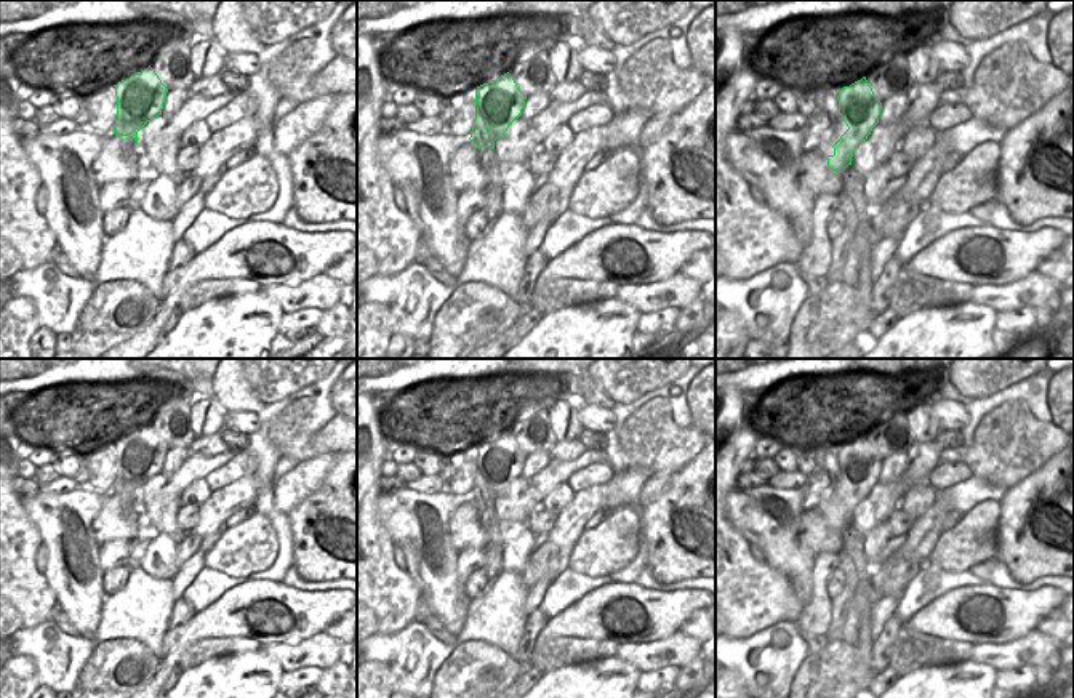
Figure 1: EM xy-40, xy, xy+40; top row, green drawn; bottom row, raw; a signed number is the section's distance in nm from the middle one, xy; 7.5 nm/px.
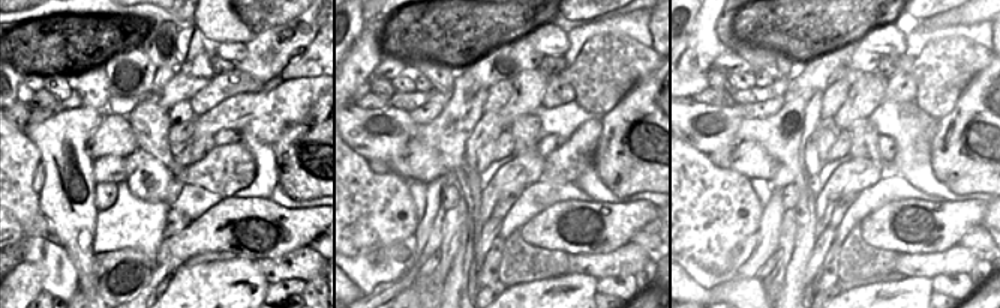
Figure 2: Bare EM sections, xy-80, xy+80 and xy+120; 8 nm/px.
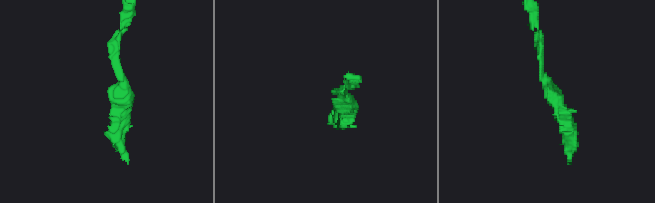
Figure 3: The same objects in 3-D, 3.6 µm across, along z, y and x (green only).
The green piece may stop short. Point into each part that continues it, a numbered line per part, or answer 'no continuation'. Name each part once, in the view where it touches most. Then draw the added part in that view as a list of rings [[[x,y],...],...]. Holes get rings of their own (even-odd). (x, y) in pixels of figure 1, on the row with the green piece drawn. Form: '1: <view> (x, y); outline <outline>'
1: xy (493, 170); outline [[[482,147],[480,149],[480,163],[487,173],[488,186],[498,186],[504,189],[506,176],[503,173],[503,166],[498,163],[495,149]]]

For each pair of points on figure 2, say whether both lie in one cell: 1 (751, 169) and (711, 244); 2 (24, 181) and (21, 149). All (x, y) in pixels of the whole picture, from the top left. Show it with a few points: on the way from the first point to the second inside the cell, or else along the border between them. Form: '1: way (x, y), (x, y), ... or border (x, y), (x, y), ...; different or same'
1: border (714, 164), (732, 169), (750, 181); different
2: border (38, 161), (29, 161), (15, 178); different

